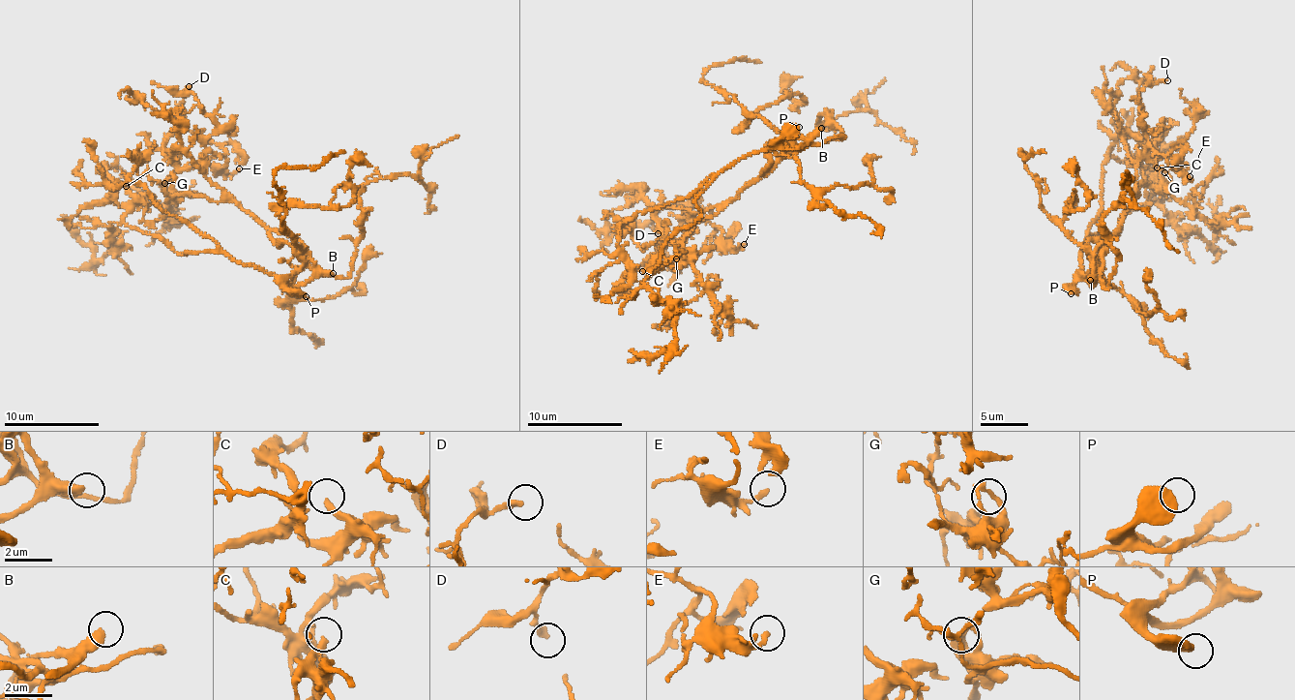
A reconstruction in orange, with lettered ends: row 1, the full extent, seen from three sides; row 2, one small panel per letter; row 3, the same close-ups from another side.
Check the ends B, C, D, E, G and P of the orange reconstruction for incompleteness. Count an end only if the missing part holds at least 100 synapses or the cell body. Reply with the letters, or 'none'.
B

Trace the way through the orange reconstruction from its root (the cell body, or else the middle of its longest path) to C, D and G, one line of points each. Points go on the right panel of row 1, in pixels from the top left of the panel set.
C: (1081, 263), (1079, 251), (1085, 239), (1098, 233), (1117, 235), (1126, 214), (1145, 209), (1157, 167)
D: (1081, 263), (1079, 270), (1092, 271), (1129, 210), (1137, 158), (1148, 144), (1139, 97), (1146, 85), (1167, 80)
G: (1081, 263), (1079, 270), (1092, 271), (1138, 196), (1136, 188), (1166, 182), (1170, 177), (1164, 172)

